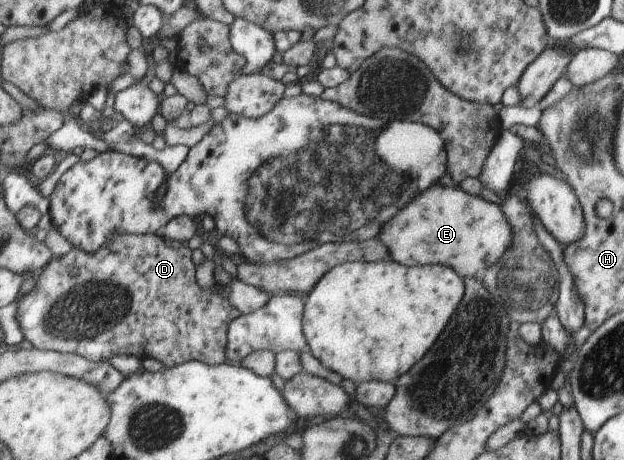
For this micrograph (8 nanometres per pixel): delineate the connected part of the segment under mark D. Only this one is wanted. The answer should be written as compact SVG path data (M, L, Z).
M159 233L118 234L112 237L110 241L106 241L104 245L101 245L98 251L90 253L78 248L72 248L63 256L54 257L48 265L37 273L38 281L36 281L34 289L18 301L16 319L18 319L18 325L20 325L24 339L30 341L37 350L51 349L51 339L58 339L58 341L68 341L70 339L70 354L81 355L93 362L108 361L114 355L134 355L136 357L140 354L143 359L158 359L164 365L163 369L172 369L172 367L178 367L178 365L188 363L188 361L200 361L200 363L211 366L220 365L228 361L226 355L228 326L231 321L240 317L241 313L232 305L229 299L218 294L216 286L212 287L212 289L203 290L196 281L195 270L196 265L192 262L192 250L185 243L166 245Z

